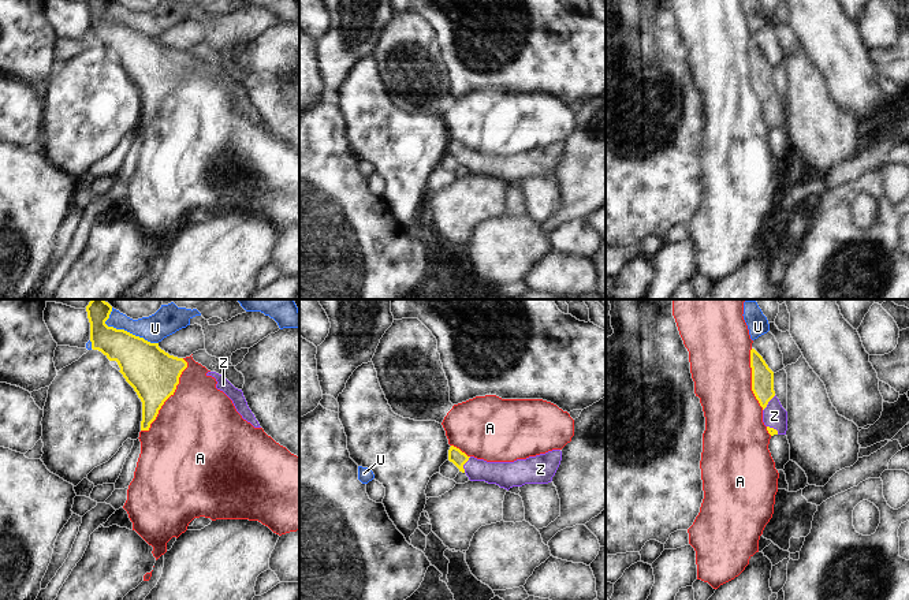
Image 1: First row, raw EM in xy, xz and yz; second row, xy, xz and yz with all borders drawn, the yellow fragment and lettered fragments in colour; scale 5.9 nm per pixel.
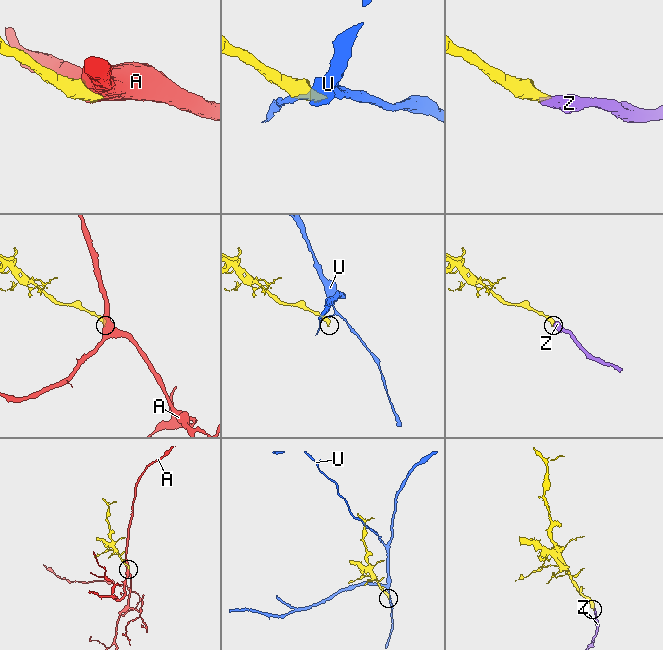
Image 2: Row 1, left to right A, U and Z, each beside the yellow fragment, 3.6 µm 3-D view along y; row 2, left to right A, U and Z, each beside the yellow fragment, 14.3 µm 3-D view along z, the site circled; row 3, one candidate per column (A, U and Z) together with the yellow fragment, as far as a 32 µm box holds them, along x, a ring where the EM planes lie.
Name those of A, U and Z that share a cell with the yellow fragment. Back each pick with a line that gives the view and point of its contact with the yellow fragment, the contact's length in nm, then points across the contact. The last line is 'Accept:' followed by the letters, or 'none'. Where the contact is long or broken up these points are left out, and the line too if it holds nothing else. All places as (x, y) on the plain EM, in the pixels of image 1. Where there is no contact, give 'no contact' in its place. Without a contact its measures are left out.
Z: meets yellow in xz at (464, 157); contact 100 nm long; runs through xz (455, 149), (464, 157), (475, 163), (505, 168)
Accept: Z

